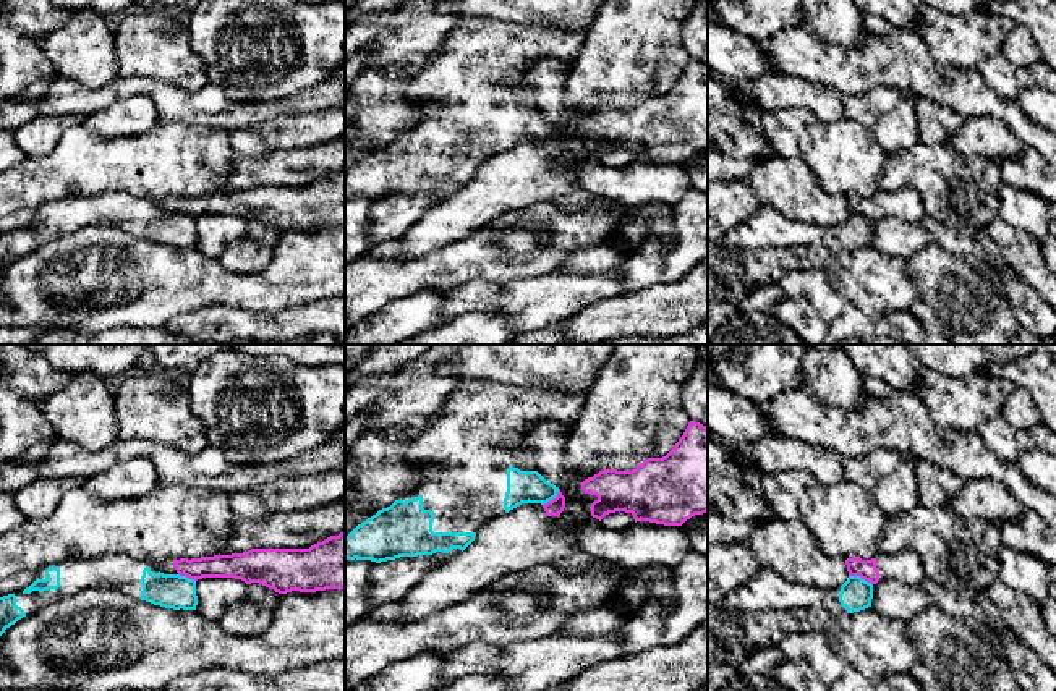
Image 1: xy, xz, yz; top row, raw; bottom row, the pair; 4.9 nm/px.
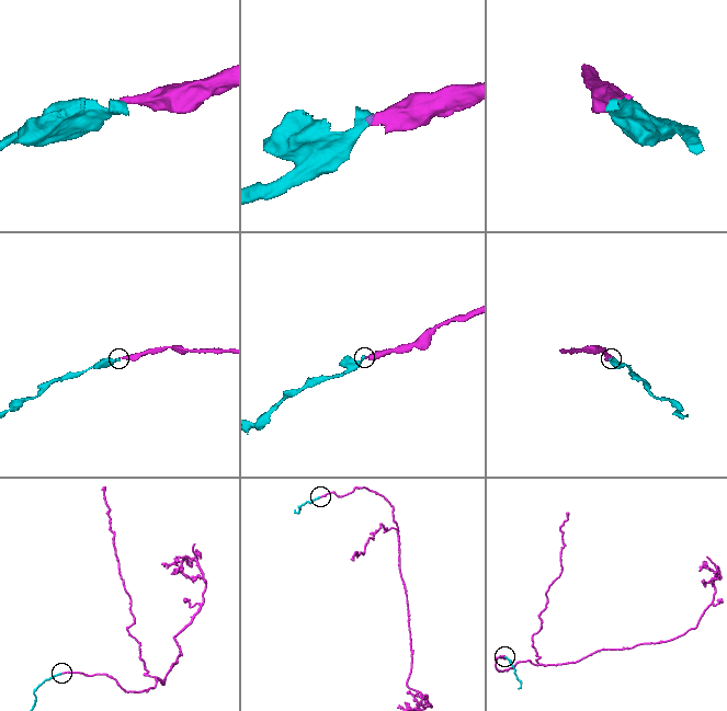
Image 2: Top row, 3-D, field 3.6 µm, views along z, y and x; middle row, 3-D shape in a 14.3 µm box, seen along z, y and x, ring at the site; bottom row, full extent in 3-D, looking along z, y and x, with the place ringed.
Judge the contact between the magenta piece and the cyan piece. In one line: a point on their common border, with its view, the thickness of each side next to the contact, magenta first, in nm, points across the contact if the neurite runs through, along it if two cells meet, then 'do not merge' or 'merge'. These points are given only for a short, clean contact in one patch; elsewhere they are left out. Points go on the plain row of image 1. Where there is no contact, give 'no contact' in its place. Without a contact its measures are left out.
meets magenta in yz at (860, 214); 100 nm thick on the magenta side, 170 nm on the other; border along yz (849, 212), (859, 212), (872, 222); do not merge

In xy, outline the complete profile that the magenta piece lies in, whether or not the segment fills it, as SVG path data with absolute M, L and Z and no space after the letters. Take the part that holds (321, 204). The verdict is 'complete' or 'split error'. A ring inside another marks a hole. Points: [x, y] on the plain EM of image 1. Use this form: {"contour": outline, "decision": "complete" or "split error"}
{"contour": "M345 168L330 173L309 186L251 186L243 191L214 193L201 196L168 197L159 202L164 212L180 212L189 217L235 215L246 222L259 220L279 231L292 228L316 230L326 227L345 227Z", "decision": "split error"}

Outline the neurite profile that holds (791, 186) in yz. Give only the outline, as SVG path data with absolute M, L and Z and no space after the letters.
M773 152L758 162L747 181L760 204L792 220L824 228L841 225L849 215L845 197L828 194L803 160L789 160Z

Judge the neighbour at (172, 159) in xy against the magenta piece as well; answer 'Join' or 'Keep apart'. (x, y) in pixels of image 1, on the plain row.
Keep apart

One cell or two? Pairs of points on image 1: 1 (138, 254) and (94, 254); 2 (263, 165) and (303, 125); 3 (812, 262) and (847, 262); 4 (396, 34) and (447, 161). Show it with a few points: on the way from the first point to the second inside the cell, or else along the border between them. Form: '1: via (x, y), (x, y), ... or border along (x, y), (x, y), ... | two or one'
1: via (127, 254), (106, 254) | one
2: border along (315, 146), (272, 149), (268, 152) | two
3: border along (830, 262), (825, 269) | two
4: border along (444, 44), (415, 70) | two

